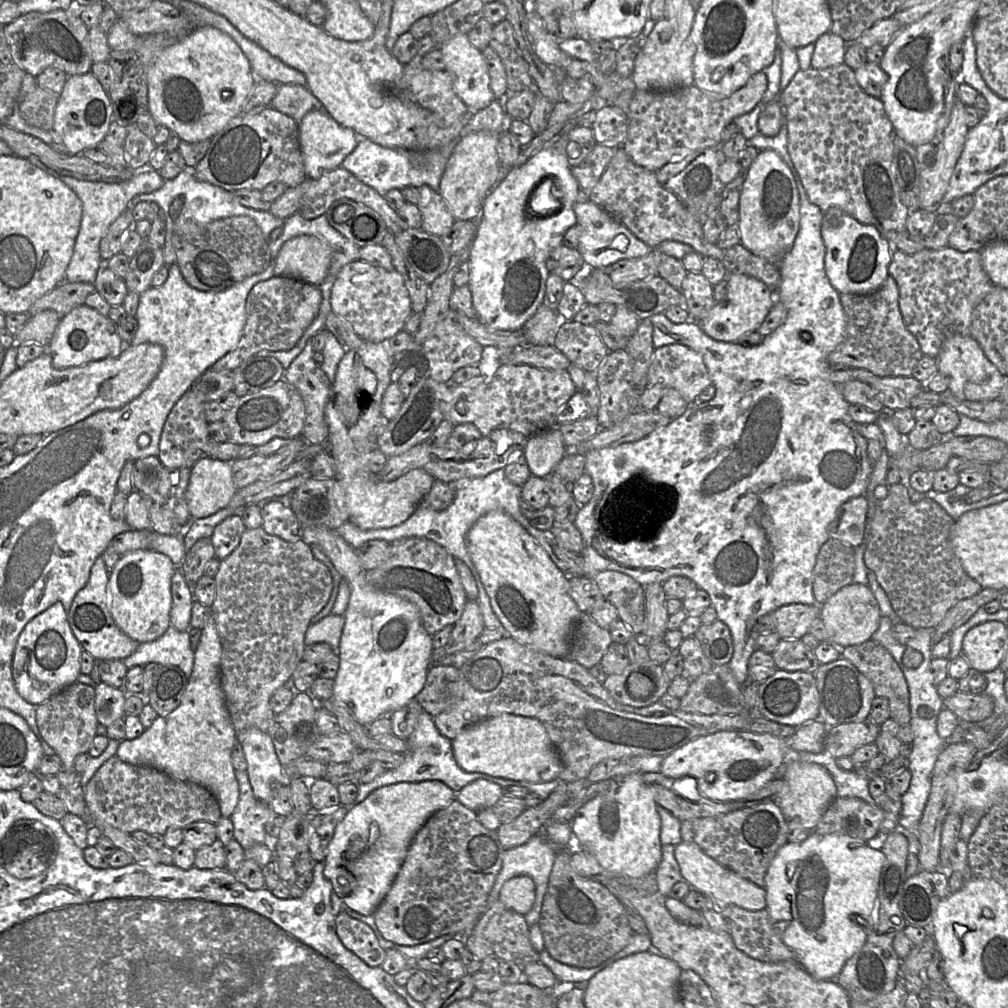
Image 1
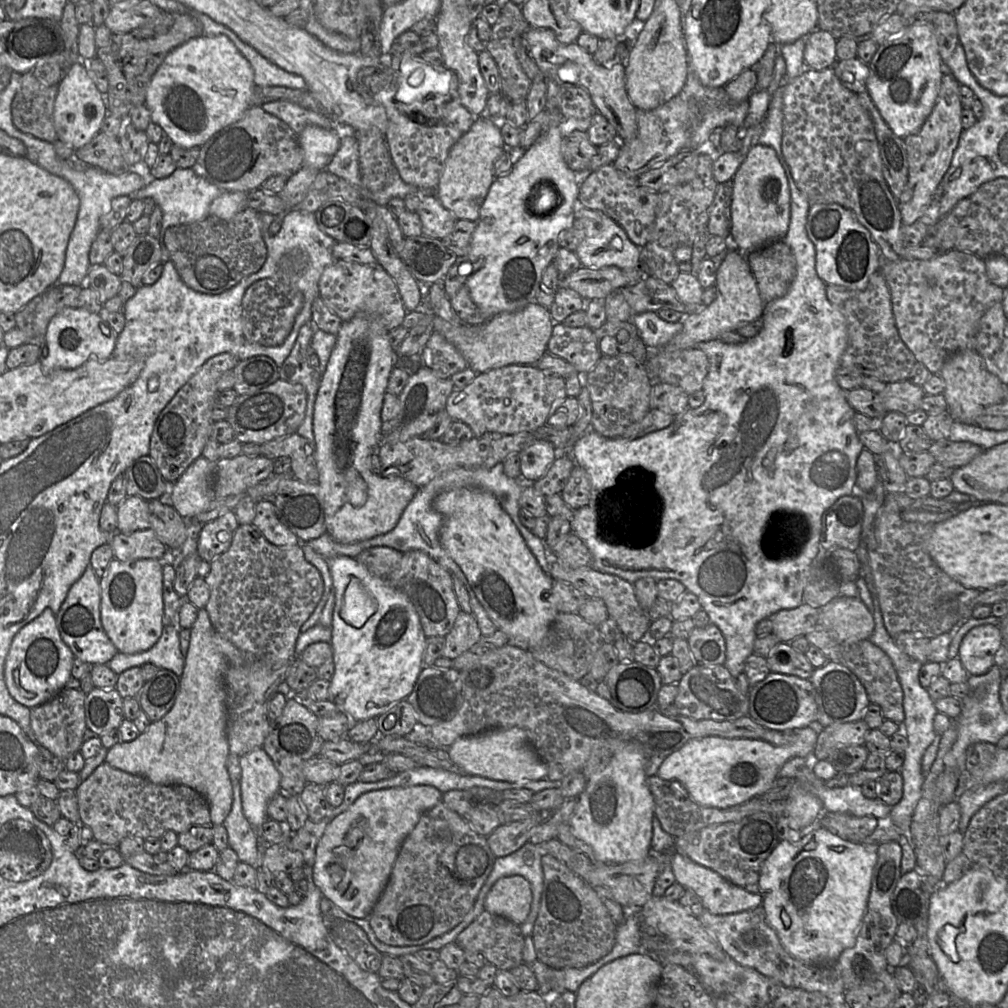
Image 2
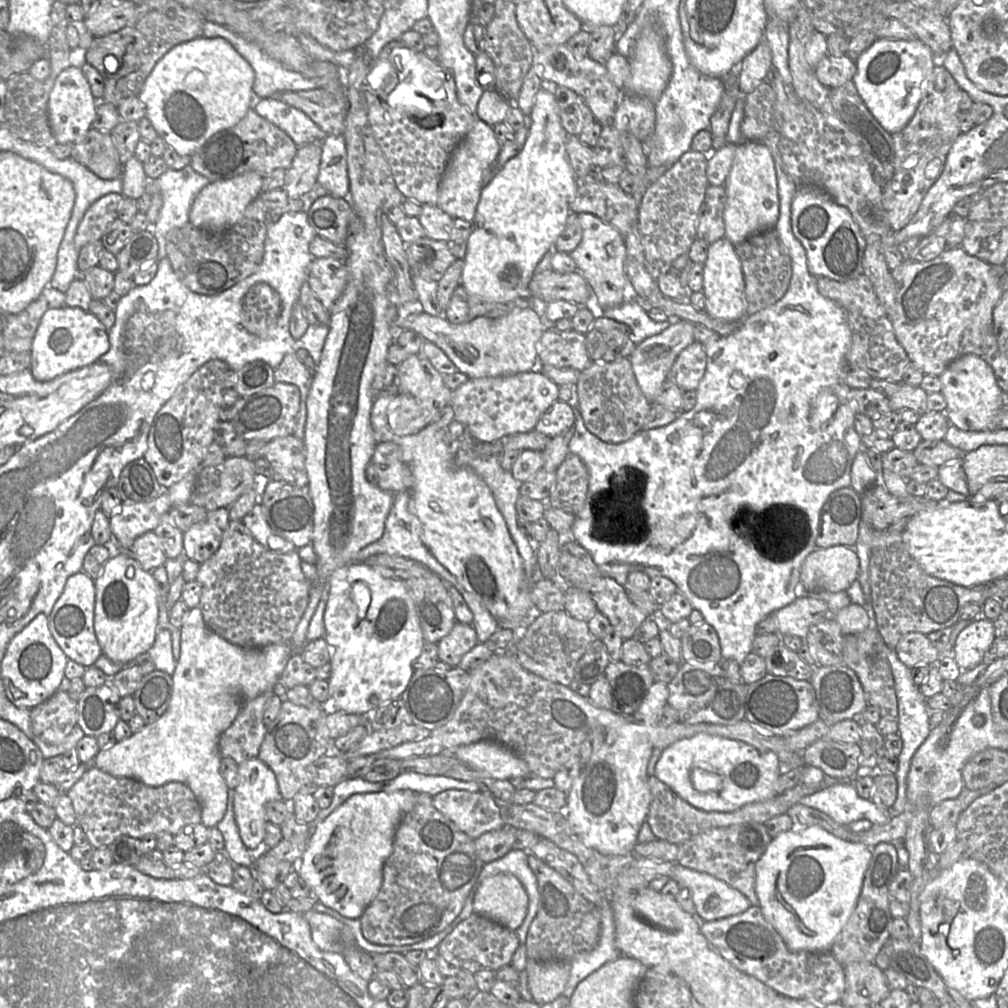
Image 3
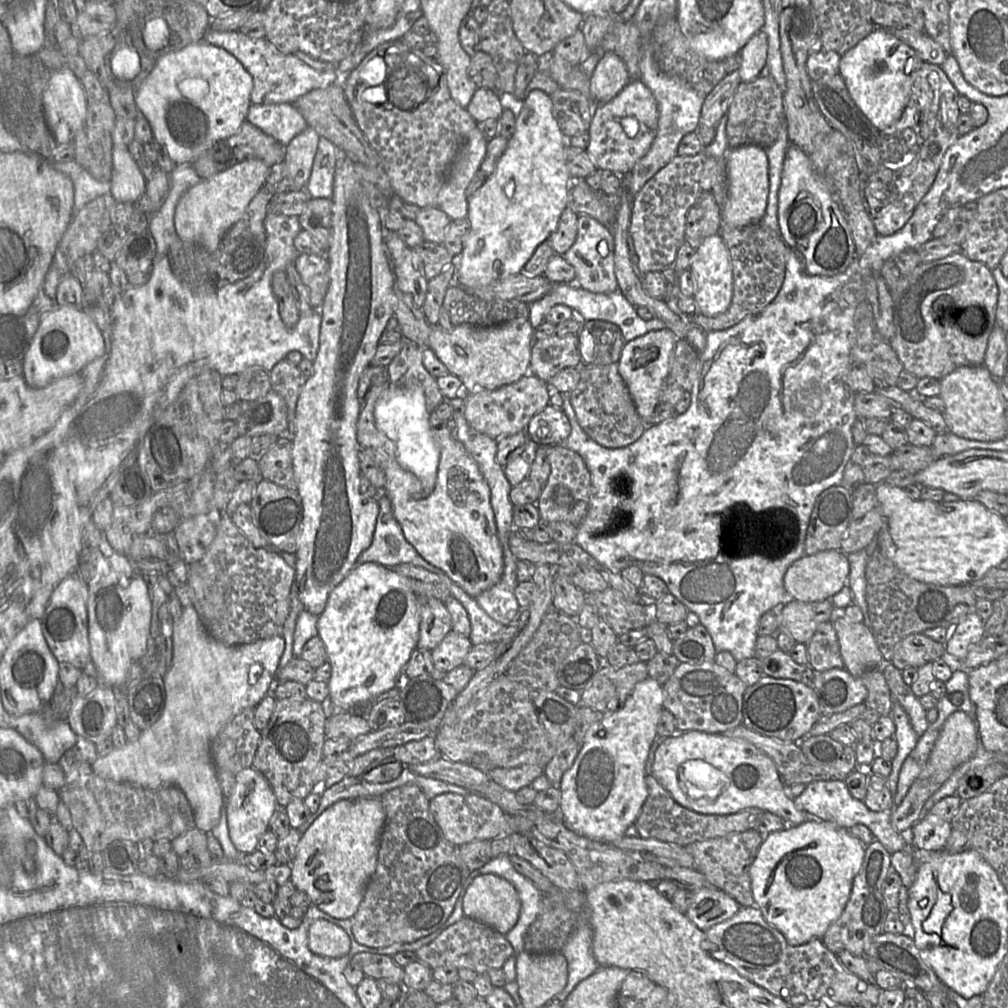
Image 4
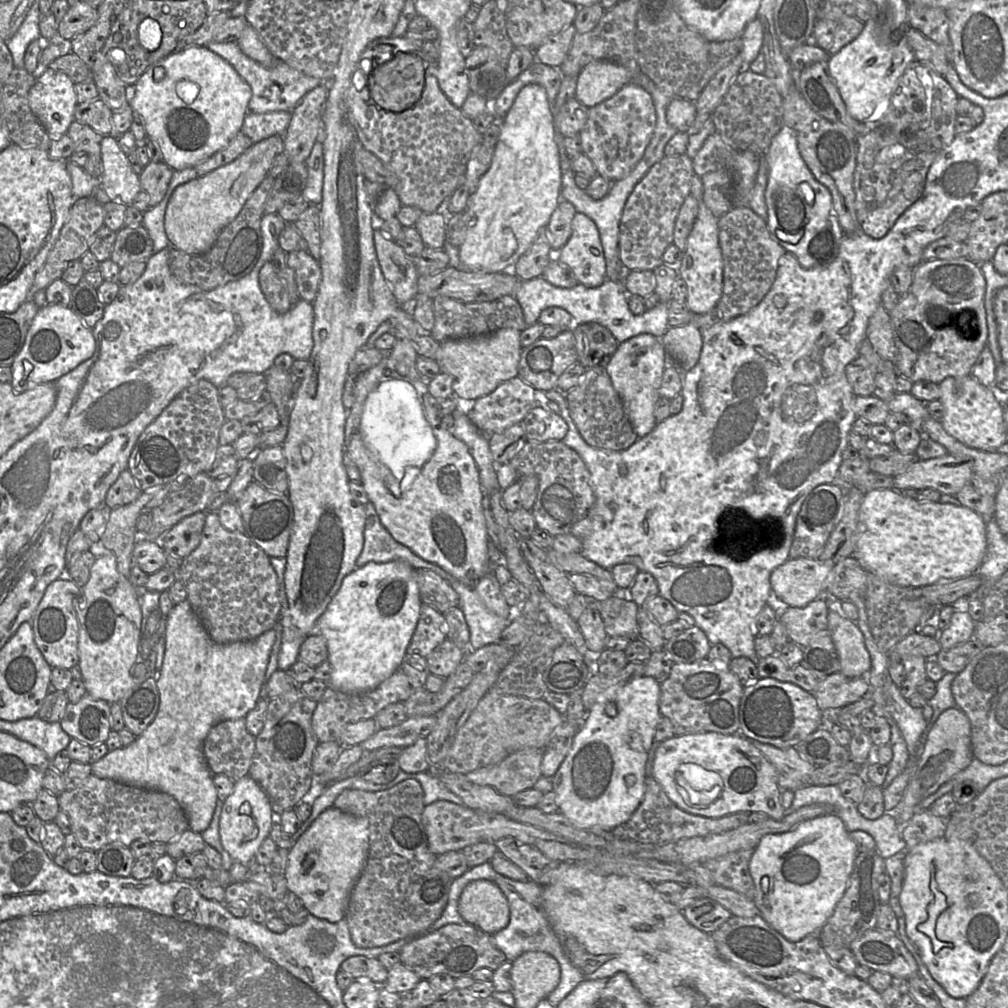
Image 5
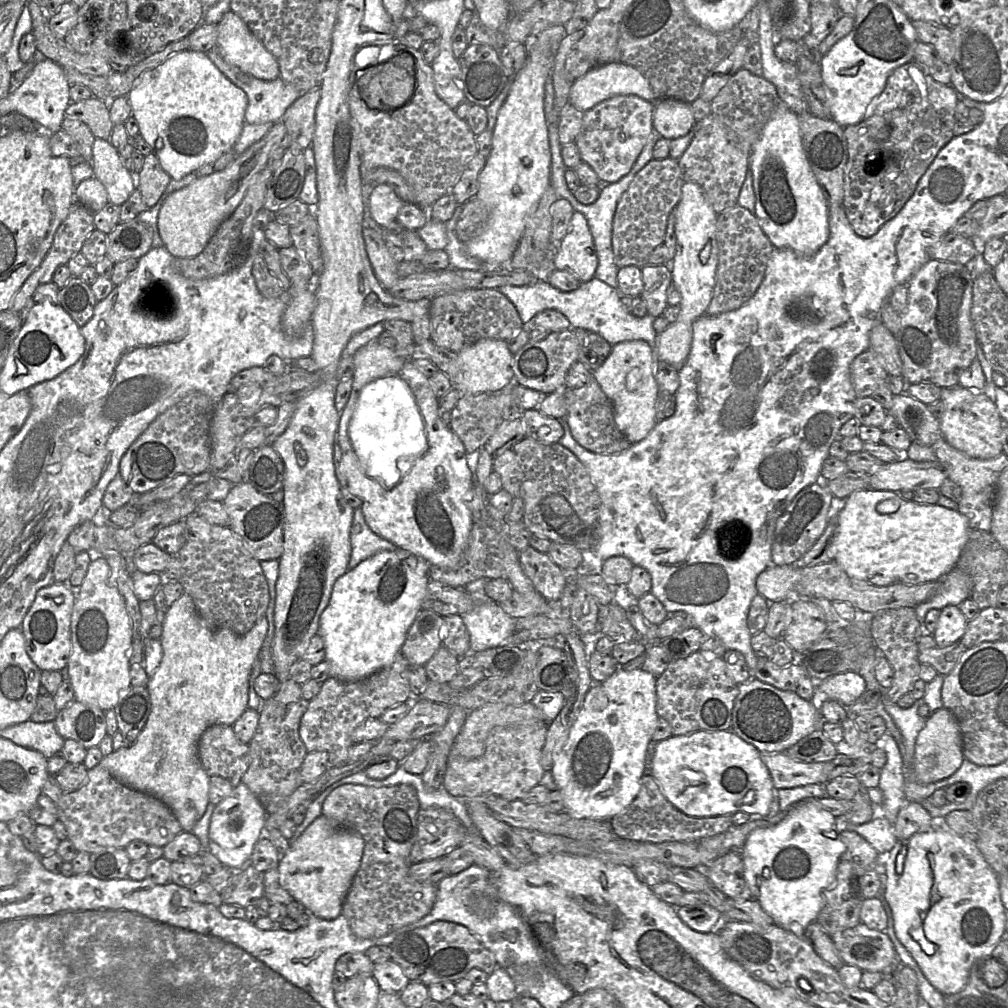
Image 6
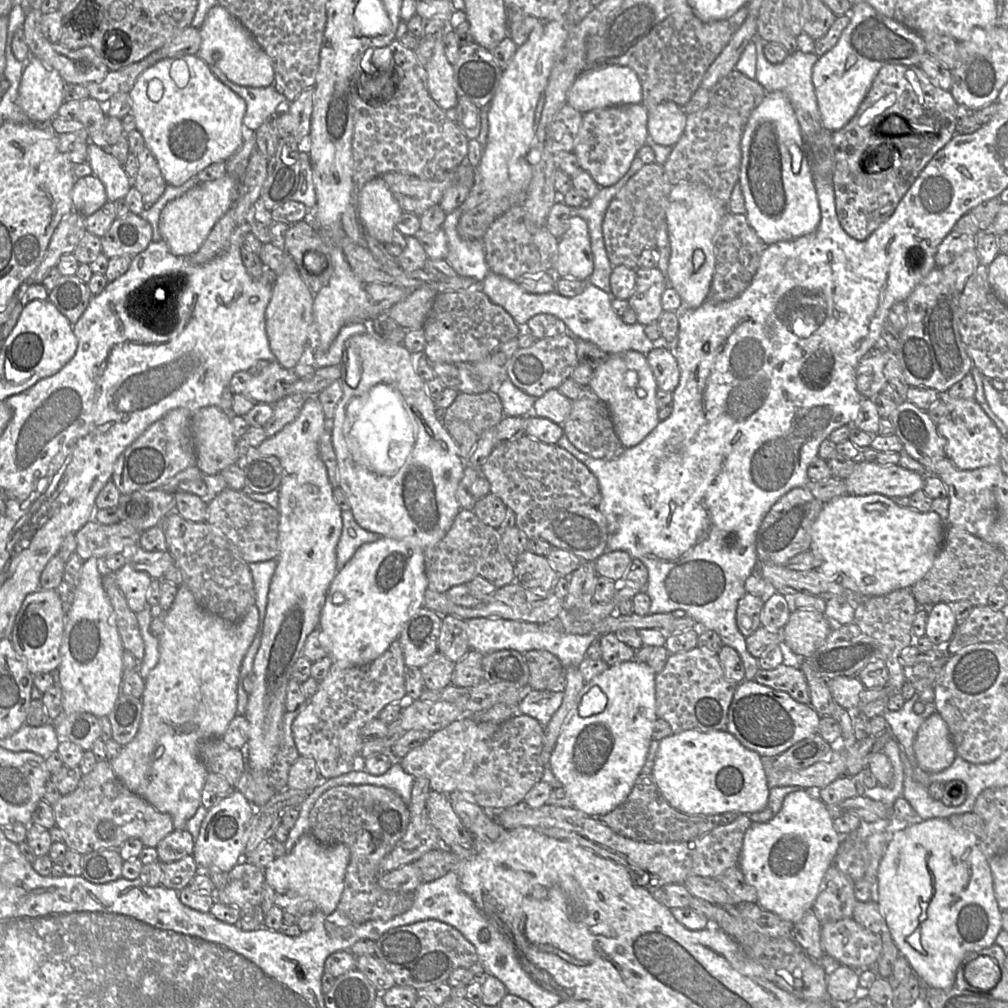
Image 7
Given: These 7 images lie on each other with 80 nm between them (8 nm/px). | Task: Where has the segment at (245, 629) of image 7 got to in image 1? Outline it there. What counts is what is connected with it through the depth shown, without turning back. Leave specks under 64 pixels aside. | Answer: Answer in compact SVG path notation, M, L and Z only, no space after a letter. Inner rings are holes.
M211 611L201 629L201 638L195 649L193 670L180 705L168 715L158 716L140 737L122 740L116 755L123 762L136 766L149 766L174 779L193 782L207 788L217 798L222 817L230 818L237 807L240 790L231 760L232 749L237 738L221 685L221 658L221 638Z

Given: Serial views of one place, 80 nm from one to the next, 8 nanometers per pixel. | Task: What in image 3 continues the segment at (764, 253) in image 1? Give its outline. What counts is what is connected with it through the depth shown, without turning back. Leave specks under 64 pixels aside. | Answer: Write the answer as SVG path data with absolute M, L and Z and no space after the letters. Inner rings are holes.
M749 141L736 146L725 187L725 237L730 243L735 246L754 234L774 229L780 214L778 183L774 159L765 144Z

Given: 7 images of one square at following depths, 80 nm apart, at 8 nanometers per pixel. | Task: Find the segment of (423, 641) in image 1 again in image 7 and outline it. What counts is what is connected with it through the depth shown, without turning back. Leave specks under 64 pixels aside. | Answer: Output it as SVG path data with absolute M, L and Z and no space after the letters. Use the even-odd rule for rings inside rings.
M385 537L363 544L337 572L320 613L320 642L327 649L328 656L337 664L353 666L365 665L378 658L394 640L398 639L406 622L423 607L427 587L423 549Z

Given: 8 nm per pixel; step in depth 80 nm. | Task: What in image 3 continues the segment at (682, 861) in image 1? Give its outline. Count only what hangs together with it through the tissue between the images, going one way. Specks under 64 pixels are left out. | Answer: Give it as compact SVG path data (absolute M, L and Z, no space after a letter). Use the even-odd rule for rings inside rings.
M676 863L672 879L691 891L699 921L714 921L738 915L752 906L738 890L725 882Z

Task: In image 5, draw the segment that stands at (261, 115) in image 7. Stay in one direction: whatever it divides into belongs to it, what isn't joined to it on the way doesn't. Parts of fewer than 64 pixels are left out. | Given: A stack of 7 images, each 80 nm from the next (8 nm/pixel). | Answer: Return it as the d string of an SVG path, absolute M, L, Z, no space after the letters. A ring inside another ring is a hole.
M236 41L210 42L206 47L229 62L249 84L252 95L248 104L248 112L251 113L263 114L276 111L291 111L309 91L321 84L327 86L329 83L329 81L307 76L280 60L276 60L272 67L265 68L246 56Z

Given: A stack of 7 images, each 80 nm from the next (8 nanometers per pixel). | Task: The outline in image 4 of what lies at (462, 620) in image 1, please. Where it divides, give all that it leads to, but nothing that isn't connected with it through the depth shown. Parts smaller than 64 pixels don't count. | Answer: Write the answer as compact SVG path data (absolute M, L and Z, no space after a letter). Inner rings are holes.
M451 630L443 640L431 650L434 668L446 673L450 672L463 664L472 646L469 637Z

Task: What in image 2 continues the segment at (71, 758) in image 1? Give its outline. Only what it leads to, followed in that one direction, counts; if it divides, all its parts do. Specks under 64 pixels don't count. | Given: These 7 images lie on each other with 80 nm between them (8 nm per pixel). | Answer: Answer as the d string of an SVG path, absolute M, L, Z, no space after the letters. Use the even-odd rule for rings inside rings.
M66 688L48 701L31 708L30 725L37 741L62 761L80 751L85 741L87 728L85 720L86 693L80 688Z

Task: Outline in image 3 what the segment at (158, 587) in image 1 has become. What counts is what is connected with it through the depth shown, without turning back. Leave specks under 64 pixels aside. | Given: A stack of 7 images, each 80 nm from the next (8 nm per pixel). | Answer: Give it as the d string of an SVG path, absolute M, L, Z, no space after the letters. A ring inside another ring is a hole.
M124 554L109 558L102 575L95 580L94 630L102 655L126 664L146 653L155 643L158 631L158 584L140 564Z

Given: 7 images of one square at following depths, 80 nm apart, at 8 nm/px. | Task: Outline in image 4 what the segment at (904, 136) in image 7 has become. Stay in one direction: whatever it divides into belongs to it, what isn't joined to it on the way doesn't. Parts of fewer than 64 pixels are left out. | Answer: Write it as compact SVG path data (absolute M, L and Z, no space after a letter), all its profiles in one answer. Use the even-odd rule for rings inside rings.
M924 62L913 74L910 99L900 119L881 131L880 163L877 169L862 181L862 197L878 235L889 236L900 230L933 184L945 152L960 136L959 96L941 66Z

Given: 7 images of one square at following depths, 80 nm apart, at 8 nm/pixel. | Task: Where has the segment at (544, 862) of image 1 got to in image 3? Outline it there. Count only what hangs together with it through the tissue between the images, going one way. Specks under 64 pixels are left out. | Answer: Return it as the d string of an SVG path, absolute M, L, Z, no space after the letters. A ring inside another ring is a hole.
M512 849L502 858L486 863L478 879L479 884L499 873L510 873L522 883L528 895L528 909L523 923L515 930L520 944L525 944L529 927L538 913L539 905L538 882L528 865L529 855L527 850Z

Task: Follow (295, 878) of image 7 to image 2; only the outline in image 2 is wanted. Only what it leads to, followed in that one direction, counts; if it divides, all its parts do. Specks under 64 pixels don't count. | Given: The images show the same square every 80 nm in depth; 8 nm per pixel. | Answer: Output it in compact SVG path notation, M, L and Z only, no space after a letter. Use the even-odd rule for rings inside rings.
M429 785L379 789L362 794L326 827L316 847L312 866L314 884L337 907L354 918L368 918L381 897L392 872L401 846L421 816L442 802L443 793Z

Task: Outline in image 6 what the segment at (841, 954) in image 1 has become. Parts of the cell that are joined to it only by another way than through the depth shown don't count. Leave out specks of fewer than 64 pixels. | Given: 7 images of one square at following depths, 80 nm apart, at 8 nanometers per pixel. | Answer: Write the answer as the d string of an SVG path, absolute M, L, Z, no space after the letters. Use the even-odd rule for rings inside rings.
M809 800L795 804L776 825L752 831L741 849L745 880L752 898L778 926L802 935L803 930L817 920L824 904L823 893L835 881L837 867L845 850L834 815Z

